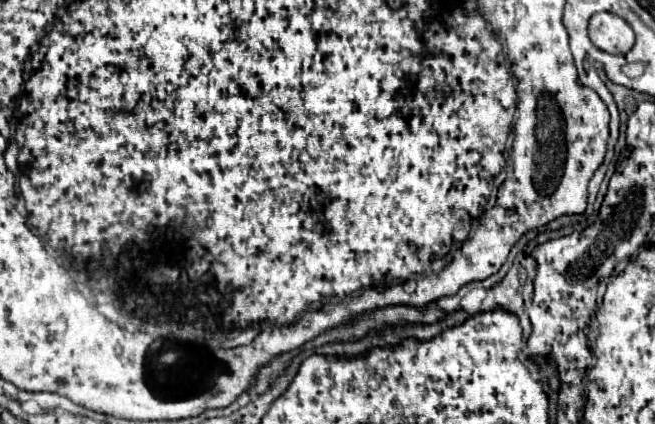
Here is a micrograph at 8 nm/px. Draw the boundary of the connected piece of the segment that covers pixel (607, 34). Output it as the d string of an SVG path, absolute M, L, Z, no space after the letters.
M595 13L589 19L589 39L607 53L627 53L635 45L635 33L629 23L613 13Z

